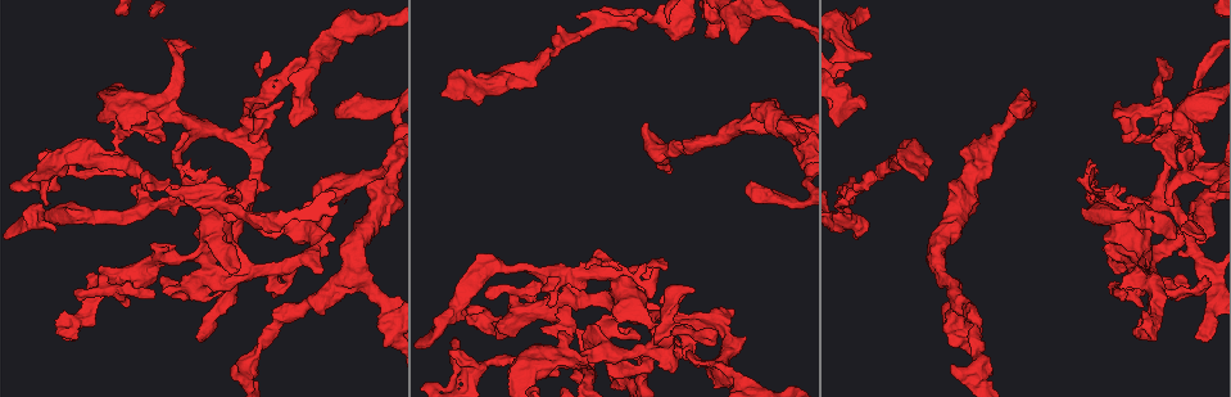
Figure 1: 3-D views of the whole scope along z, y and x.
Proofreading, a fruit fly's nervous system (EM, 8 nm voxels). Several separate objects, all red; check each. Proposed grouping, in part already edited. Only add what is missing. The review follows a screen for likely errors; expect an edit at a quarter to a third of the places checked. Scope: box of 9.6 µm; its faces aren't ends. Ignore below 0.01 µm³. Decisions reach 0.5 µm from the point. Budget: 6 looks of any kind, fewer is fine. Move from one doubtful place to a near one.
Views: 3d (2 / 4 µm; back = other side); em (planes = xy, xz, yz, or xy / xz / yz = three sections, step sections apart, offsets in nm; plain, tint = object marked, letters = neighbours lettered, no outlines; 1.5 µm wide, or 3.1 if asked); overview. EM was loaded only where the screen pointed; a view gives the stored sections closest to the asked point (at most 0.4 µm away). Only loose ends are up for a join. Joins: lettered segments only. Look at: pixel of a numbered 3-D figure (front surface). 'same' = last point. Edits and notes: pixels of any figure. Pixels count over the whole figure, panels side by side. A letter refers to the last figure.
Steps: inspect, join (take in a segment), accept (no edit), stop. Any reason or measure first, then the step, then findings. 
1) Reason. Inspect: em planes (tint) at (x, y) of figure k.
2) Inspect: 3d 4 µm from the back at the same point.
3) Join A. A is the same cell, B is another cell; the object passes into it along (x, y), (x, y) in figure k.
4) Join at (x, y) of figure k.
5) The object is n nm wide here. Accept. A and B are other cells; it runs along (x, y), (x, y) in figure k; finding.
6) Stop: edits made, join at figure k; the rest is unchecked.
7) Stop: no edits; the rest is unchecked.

Thick end. Inspect: 3d 2 µm at (709, 38) of figure 1.

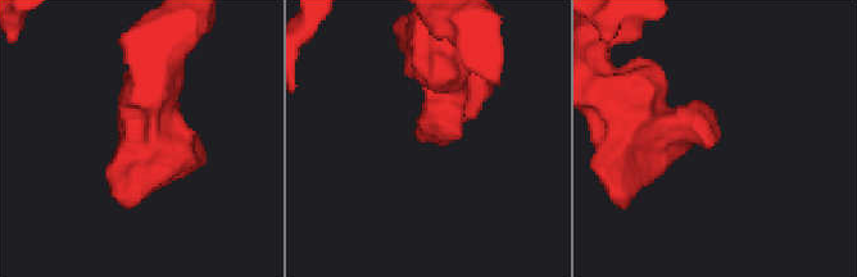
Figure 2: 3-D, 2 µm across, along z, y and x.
Now the EM. Inspect: em yz step 8 (tint) at (713, 144) of figure 2.

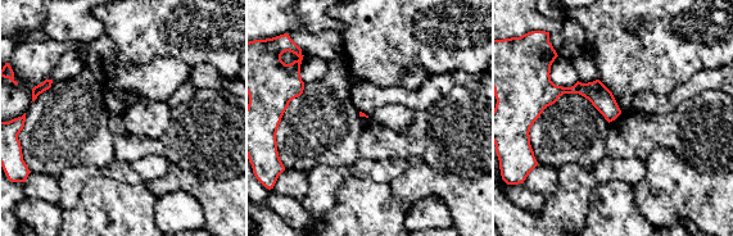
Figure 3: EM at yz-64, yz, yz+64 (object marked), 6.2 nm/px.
Another direction. Inspect: em planes (letters) at the same point.

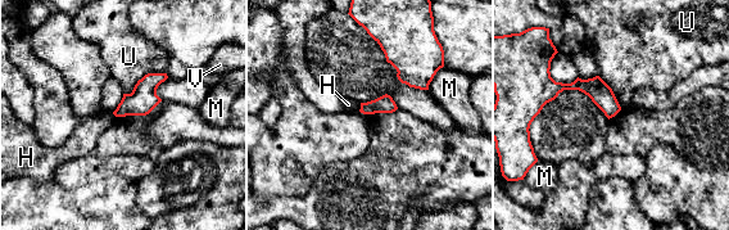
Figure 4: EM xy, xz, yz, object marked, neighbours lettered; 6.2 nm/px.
Accept. H, M, U and V are other cells; a border runs along (164, 72), (145, 73), (125, 94) in figure 4; none of them fits.

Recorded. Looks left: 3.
Free end. Inspect: em xz step 8 (tint) at (338, 116) of figure 1.

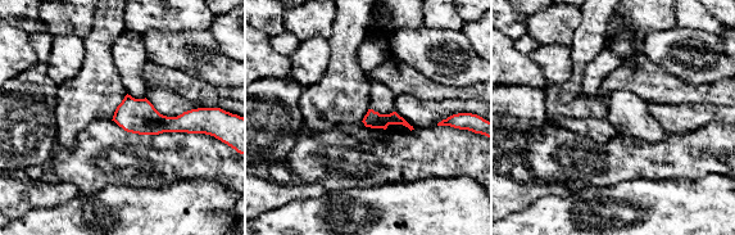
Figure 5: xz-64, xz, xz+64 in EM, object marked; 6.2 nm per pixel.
Inspect: em planes (letters) at the same point.

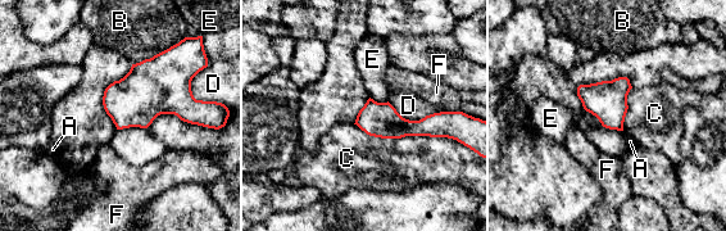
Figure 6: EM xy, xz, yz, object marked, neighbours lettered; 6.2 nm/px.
Accept. A, B, C, D, E and F are other cells; a border runs along (354, 123), (381, 137), (452, 139) in figure 6; none of them fits.

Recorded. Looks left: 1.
Stop: no edits; the rest is unchecked.

